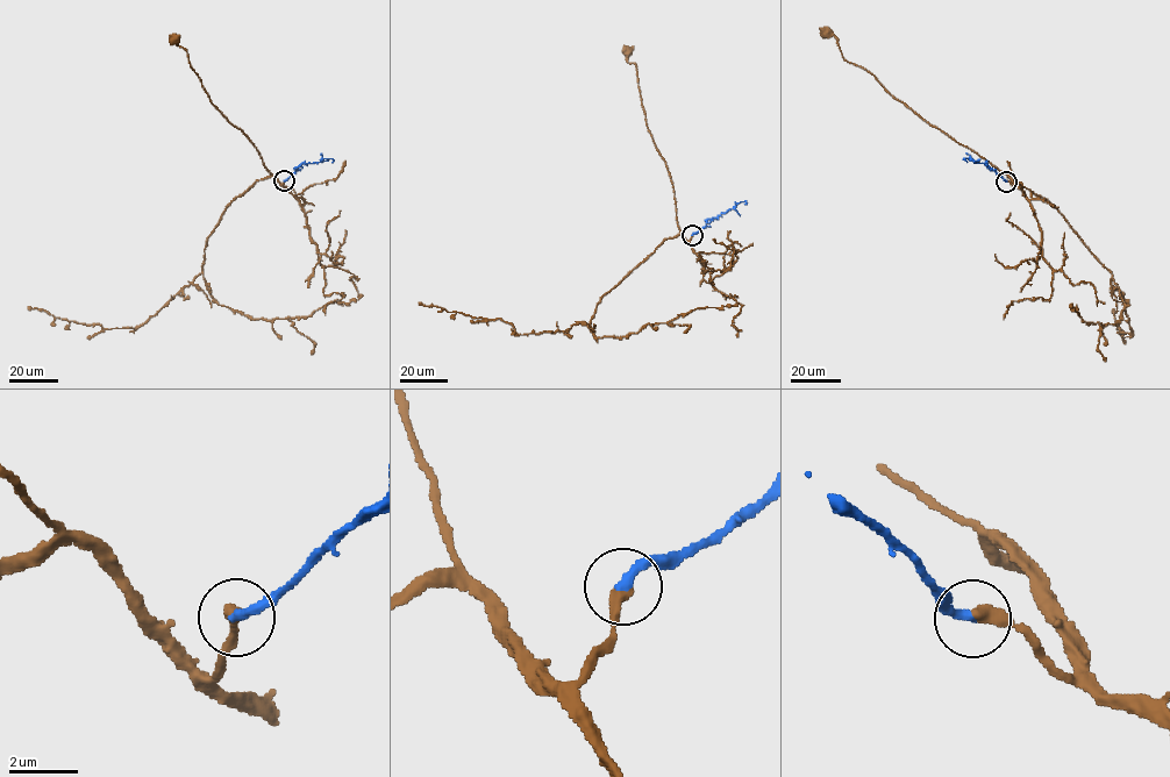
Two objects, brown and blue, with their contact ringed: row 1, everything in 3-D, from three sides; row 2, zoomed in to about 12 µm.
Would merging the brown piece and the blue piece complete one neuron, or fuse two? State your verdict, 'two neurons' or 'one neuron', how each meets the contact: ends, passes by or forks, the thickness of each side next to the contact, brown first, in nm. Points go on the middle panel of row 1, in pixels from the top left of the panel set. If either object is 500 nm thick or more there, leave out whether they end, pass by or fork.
one neuron | brown ends | blue ends | 400/280 nm

